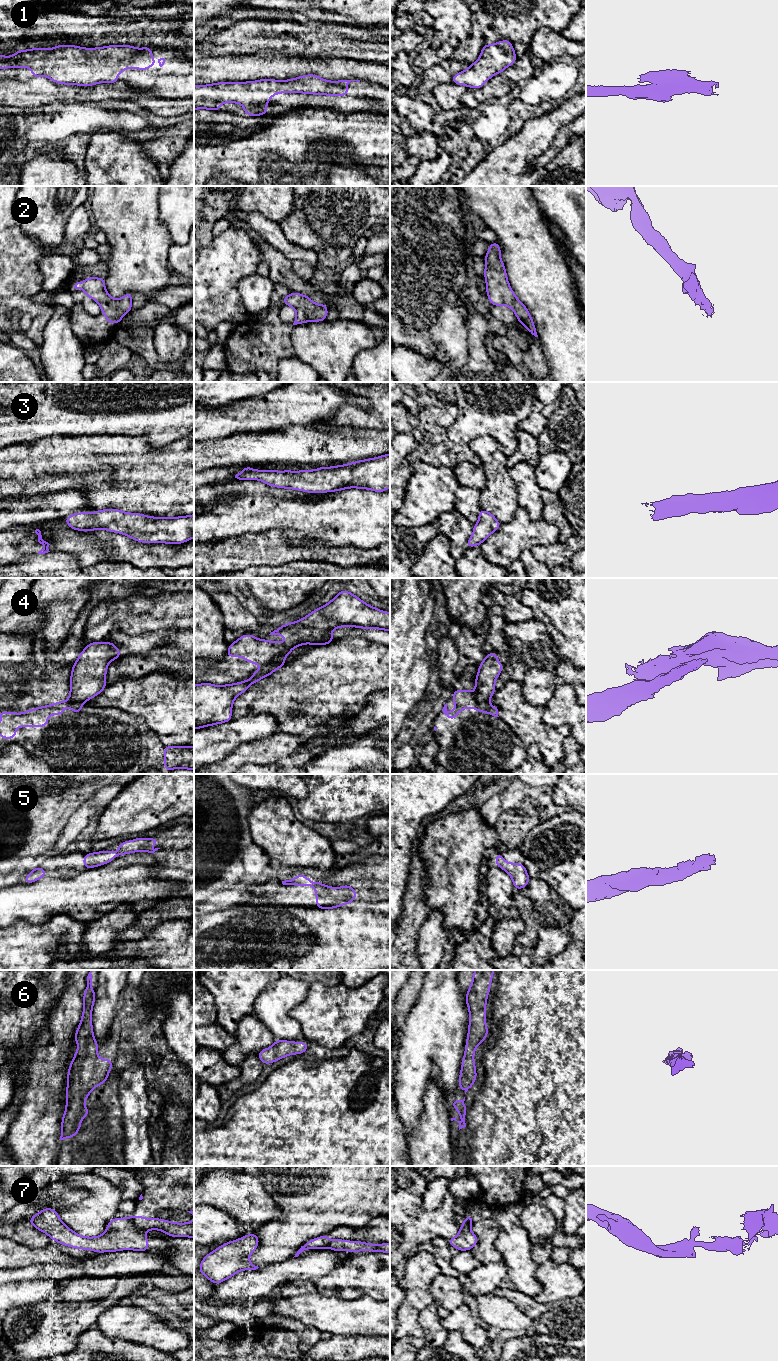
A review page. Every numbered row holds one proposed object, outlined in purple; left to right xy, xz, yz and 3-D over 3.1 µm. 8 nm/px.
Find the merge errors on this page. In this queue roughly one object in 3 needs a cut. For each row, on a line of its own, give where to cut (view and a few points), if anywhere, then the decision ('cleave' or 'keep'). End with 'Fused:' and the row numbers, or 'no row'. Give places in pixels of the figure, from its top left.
1: no cut | keep
2: no cut | keep
3: no cut | keep
4: xz (284, 661), (269, 663), (262, 668) | cleave
5: no cut | keep
6: no cut | keep
7: xy (131, 1217), (138, 1227), (145, 1230) | cleave
Fused: 4, 7

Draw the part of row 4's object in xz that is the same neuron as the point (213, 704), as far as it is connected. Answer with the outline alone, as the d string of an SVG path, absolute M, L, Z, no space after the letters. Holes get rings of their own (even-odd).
M269 664L255 671L248 680L234 684L217 686L207 682L194 685L194 728L197 730L231 721L235 698L247 691L253 683L268 677L285 664Z

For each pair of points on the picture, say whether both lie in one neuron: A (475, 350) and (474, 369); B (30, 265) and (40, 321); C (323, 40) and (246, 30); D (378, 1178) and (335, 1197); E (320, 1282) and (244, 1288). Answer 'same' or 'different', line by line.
A: same
B: same
C: same
D: same
E: different

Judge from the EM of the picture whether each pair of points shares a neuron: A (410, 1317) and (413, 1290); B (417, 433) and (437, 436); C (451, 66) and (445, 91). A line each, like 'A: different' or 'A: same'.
A: different
B: different
C: different

